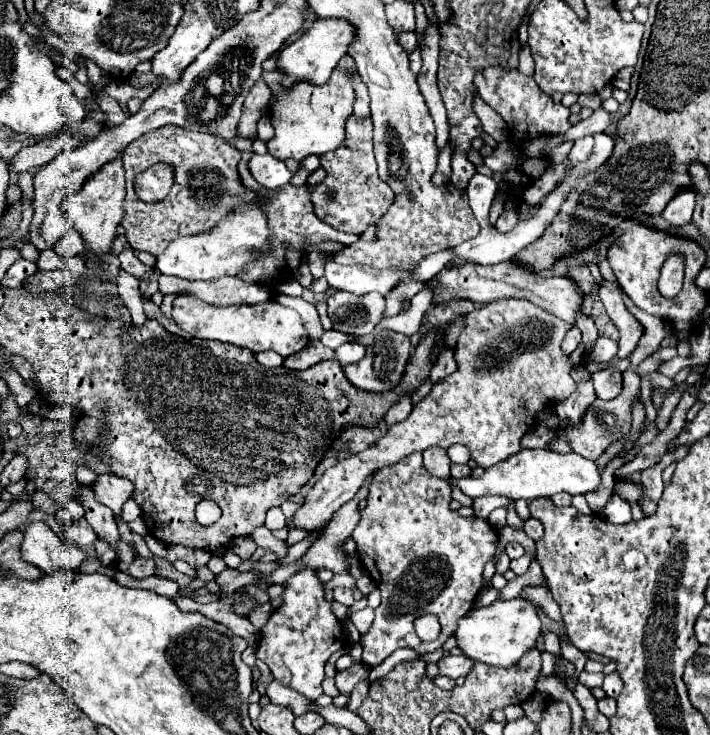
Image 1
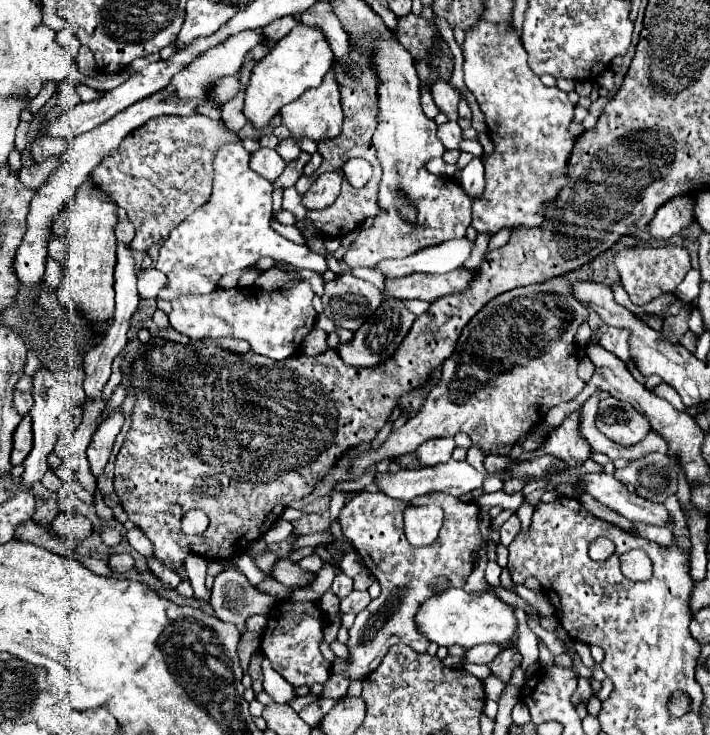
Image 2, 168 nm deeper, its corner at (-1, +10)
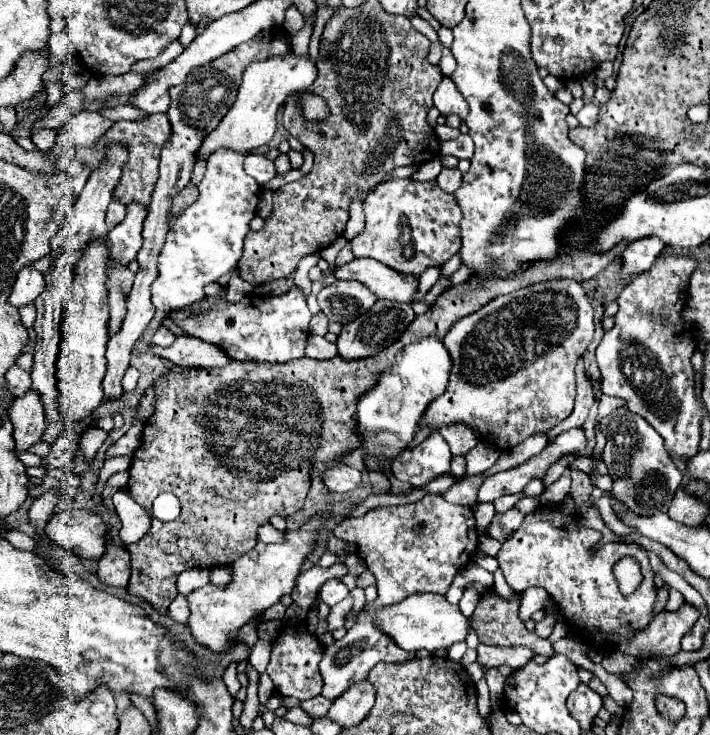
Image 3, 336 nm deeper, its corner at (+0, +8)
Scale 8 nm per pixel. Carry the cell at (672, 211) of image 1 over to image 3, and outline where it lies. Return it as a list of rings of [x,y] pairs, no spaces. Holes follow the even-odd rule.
[[[656,237],[638,239],[636,243],[630,243],[626,247],[626,251],[622,253],[622,261],[624,261],[622,277],[648,271],[654,265],[654,259],[662,253],[662,249],[664,249],[664,243],[660,243],[660,239],[656,239]]]

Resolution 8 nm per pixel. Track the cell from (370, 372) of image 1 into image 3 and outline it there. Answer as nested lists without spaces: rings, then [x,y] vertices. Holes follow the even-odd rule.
[[[376,301],[366,315],[360,315],[358,319],[354,319],[352,323],[344,325],[342,333],[338,335],[338,355],[342,359],[364,359],[364,357],[372,357],[378,355],[382,349],[386,349],[388,345],[392,345],[408,327],[408,323],[412,323],[416,317],[414,309],[406,303],[396,303],[396,301]]]

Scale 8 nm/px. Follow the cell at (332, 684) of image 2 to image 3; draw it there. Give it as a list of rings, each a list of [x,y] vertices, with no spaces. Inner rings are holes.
[[[316,695],[316,697],[312,697],[312,699],[302,701],[300,707],[302,707],[304,711],[308,711],[312,717],[324,717],[324,715],[328,713],[330,705],[332,705],[332,699],[324,699],[322,695]]]

